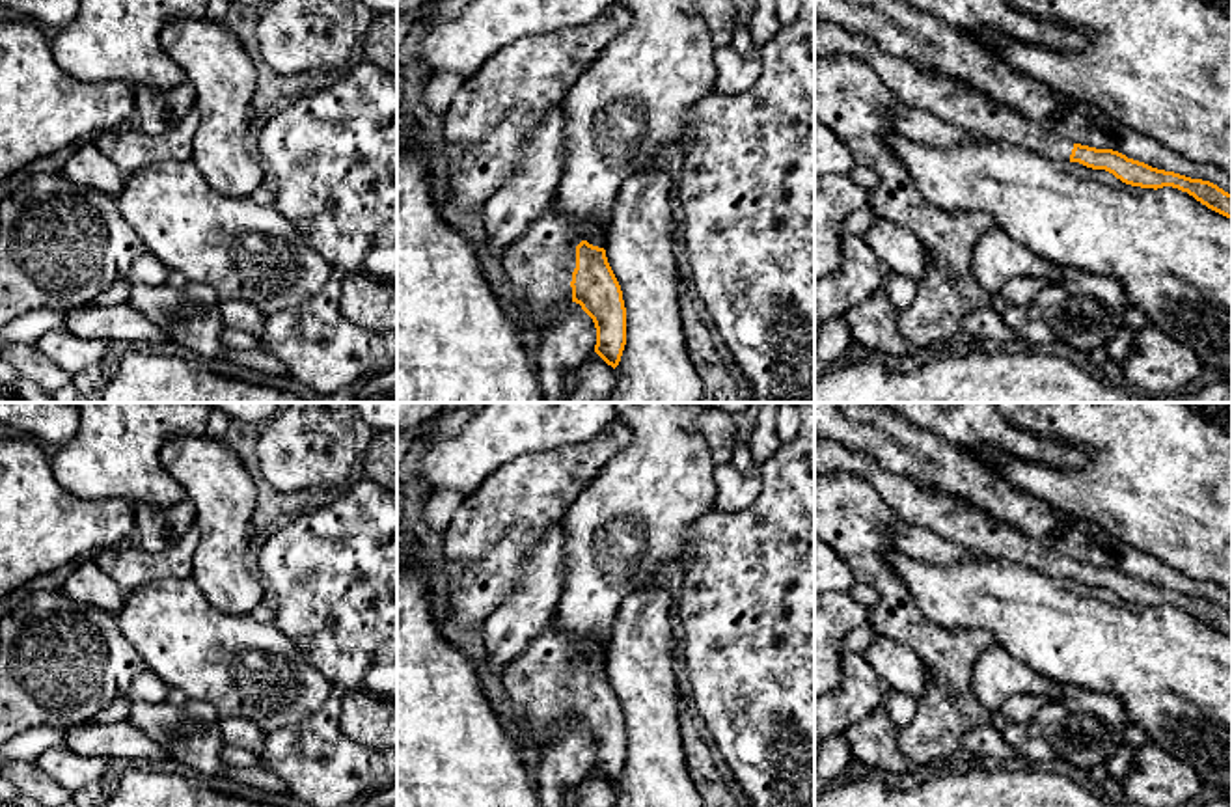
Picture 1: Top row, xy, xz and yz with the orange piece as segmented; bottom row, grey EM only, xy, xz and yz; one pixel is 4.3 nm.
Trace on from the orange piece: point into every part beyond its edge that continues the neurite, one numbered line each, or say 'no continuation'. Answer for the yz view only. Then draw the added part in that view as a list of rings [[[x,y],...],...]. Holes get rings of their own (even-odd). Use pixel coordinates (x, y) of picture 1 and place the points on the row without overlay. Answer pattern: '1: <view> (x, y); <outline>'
1: yz (957, 520); [[[814,432],[814,470],[863,479],[897,516],[964,546],[971,557],[1020,563],[1047,578],[1070,578],[1072,557],[1047,550],[967,501],[885,470],[863,449],[850,449]]]

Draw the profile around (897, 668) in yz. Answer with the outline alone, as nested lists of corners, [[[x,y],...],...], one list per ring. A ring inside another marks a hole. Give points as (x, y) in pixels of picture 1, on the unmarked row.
[[[878,636],[863,652],[882,686],[919,699],[926,686],[926,669],[919,656],[906,645]]]

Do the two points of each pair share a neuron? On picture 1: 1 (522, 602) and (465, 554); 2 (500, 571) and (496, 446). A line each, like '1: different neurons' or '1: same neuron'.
1: different neurons
2: different neurons

